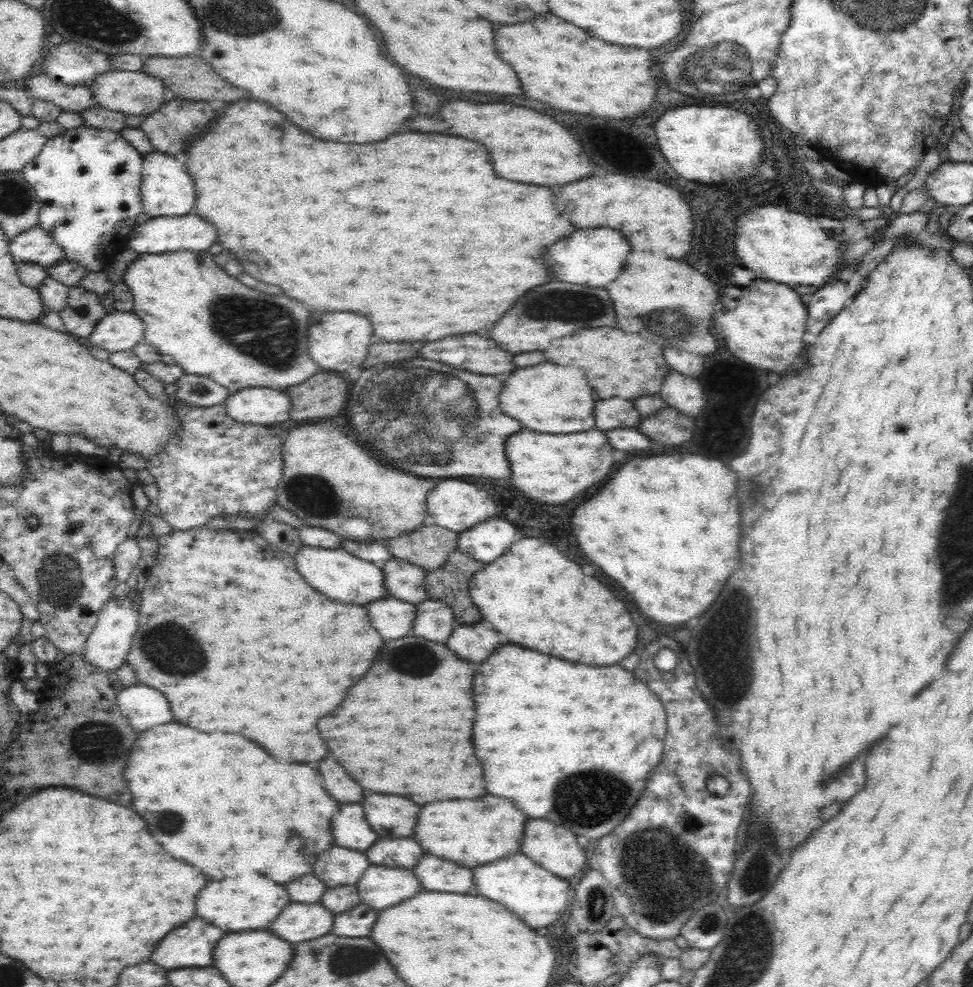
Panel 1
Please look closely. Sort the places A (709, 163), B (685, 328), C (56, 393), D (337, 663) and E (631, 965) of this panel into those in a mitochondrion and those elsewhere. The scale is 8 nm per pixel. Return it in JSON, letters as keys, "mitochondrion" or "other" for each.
{"A":"other","B":"mitochondrion","C":"other","D":"other","E":"other"}

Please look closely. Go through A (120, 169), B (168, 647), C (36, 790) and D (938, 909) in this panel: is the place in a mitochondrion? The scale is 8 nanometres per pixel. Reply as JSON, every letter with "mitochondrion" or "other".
{"A":"other","B":"mitochondrion","C":"other","D":"other"}

